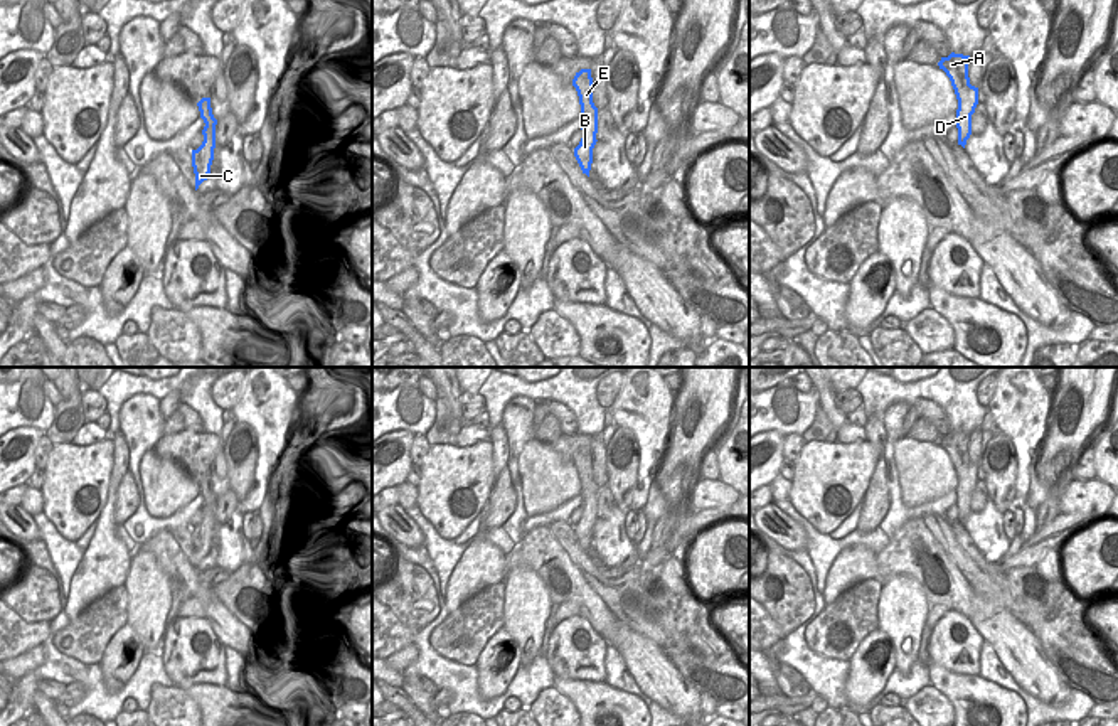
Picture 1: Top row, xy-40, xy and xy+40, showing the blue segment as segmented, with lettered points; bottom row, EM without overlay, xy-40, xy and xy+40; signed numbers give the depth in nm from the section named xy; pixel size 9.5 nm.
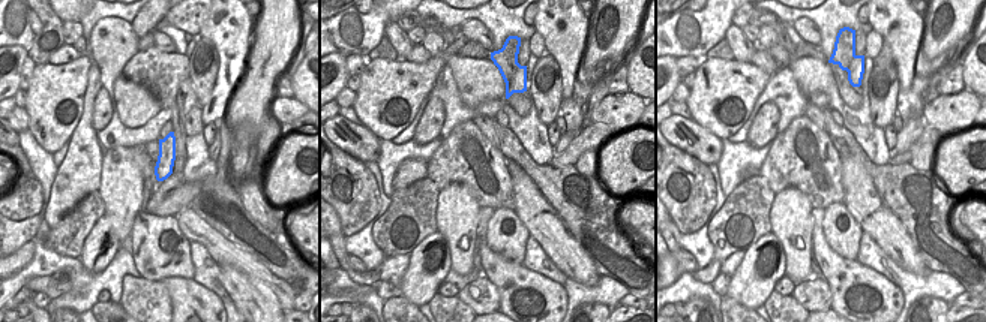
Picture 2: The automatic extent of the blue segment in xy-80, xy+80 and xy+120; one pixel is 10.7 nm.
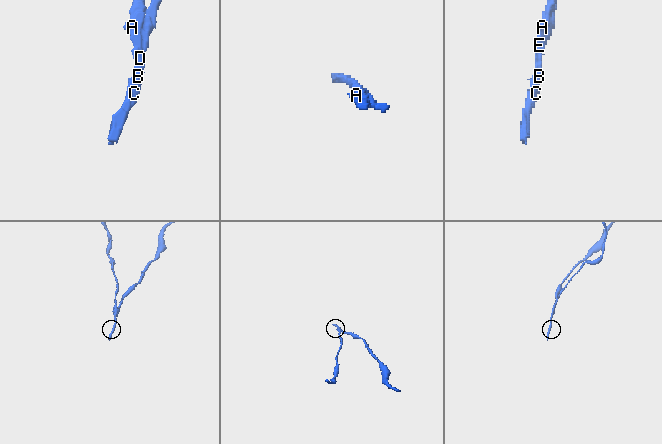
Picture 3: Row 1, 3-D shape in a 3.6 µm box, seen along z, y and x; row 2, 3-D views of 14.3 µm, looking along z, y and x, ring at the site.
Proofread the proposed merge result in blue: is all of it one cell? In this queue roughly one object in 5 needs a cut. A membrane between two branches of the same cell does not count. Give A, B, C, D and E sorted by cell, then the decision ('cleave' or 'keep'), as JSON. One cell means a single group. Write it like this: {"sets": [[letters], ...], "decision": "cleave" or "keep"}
{"sets": [["A"], ["B", "C", "D", "E"]], "decision": "cleave"}

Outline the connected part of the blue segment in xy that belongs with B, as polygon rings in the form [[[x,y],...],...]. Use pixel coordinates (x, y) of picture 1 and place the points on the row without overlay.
[[[589,455],[584,463],[578,467],[579,482],[581,482],[581,497],[583,497],[583,515],[579,522],[574,526],[574,534],[583,547],[589,554],[591,541],[593,541],[593,526],[596,522],[598,510],[598,485],[593,480],[593,460]]]

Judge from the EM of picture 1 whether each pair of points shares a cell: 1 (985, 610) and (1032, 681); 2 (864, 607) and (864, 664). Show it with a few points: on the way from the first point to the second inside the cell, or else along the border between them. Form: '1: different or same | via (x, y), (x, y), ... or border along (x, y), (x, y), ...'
1: same | via (999, 627), (1027, 664)
2: different | border along (878, 627), (849, 659)

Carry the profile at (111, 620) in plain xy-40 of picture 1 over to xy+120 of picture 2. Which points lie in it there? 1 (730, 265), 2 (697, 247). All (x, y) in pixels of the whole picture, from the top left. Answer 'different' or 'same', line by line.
1: different
2: different

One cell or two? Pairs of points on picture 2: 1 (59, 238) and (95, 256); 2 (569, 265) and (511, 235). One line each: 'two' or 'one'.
1: two
2: two

